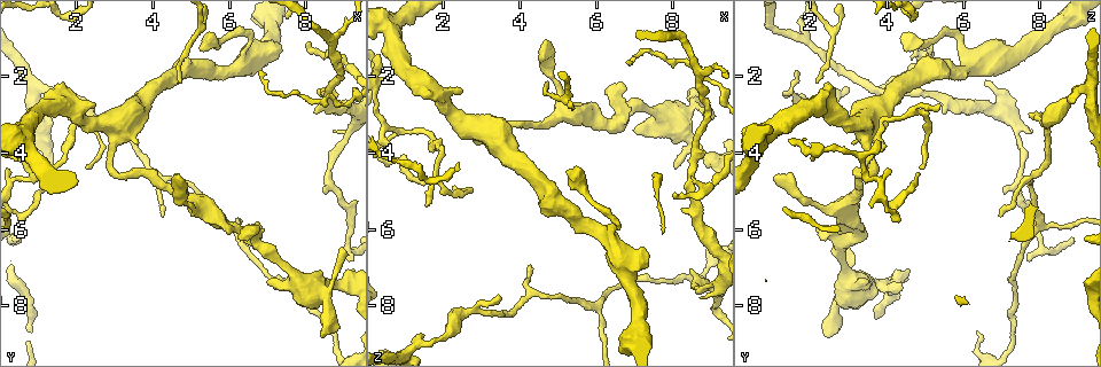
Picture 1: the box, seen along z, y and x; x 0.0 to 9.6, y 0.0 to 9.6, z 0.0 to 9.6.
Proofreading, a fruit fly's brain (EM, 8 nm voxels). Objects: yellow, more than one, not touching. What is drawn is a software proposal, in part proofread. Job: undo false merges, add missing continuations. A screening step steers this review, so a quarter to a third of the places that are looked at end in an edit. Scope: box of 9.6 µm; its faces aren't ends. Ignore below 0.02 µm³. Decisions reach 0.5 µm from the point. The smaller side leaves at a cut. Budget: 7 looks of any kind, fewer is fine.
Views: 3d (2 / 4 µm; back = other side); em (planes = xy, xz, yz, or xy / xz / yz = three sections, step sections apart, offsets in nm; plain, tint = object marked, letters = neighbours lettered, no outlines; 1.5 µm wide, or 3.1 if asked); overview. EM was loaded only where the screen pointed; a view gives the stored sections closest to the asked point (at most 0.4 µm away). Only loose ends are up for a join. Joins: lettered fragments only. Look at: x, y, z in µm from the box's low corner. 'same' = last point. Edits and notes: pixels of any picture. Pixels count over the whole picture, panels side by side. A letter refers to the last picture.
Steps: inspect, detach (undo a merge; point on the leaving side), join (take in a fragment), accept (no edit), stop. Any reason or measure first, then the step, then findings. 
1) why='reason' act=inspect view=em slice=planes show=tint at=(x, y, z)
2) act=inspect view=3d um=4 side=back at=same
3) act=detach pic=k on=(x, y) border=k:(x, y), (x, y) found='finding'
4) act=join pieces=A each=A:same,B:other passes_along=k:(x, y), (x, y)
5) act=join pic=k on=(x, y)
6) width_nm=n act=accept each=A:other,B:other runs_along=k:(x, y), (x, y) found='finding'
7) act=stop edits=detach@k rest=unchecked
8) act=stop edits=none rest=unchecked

act=inspect view=em slice=planes show=tint at=(8.70, 3.40, 7.80)

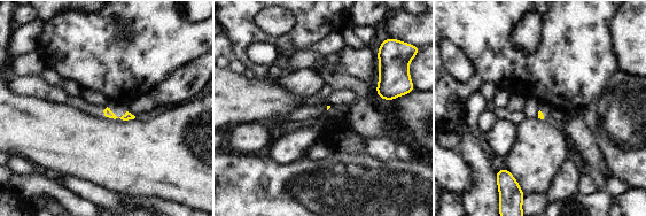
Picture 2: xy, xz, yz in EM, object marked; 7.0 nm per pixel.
why='see the neighbours' act=inspect view=em slice=planes show=letters at=same

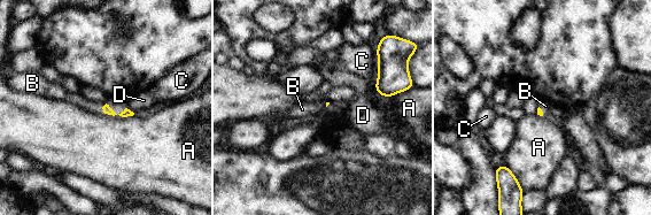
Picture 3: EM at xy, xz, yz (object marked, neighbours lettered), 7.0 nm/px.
act=join pieces=B each=A:other,B:same,C:other,D:other passes_along=3:(107, 109), (113, 115), (117, 106) found='it goes on there'

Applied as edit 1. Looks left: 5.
why='see it whole again' act=inspect view=overview

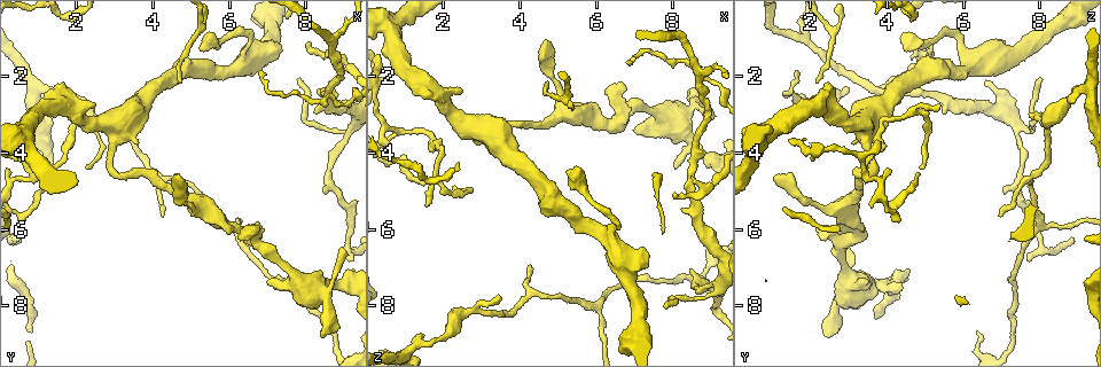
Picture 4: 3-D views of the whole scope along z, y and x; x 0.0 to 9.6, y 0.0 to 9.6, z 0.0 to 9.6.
why='thick turns thin' act=inspect view=3d um=2 at=(4.65, 5.10, 3.20)

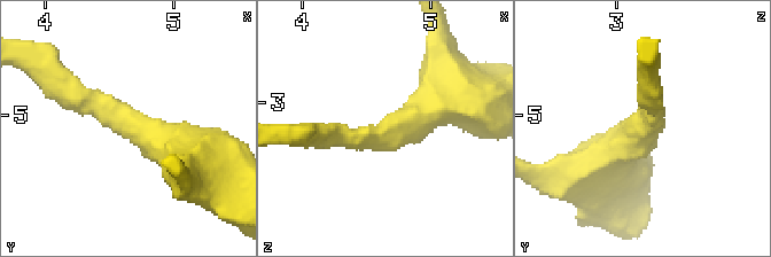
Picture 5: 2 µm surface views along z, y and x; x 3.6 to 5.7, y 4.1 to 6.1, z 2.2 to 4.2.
act=inspect view=em slice=yz step=8 show=tint at=(4.62, 5.06, 3.24)

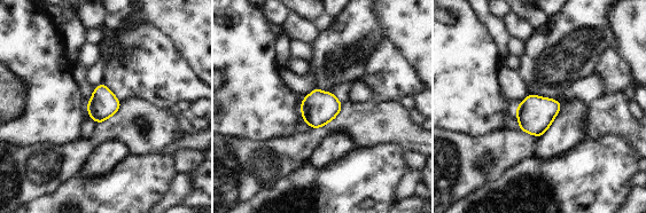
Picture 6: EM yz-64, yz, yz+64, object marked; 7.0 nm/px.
act=inspect view=em slice=yz step=8 show=letters at=same

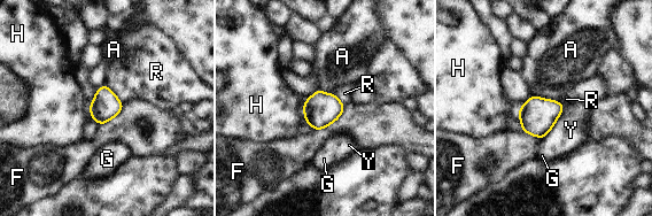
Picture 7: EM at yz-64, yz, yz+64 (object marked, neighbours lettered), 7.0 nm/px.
act=accept each=A:other,F:other,G:other,H:other,R:other,Y:other border=7:(344, 107), (336, 120), (315, 131) found='one cell here'

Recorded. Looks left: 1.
why='tapers out' act=inspect view=em slice=planes show=letters at=(8.45, 1.55, 4.70)

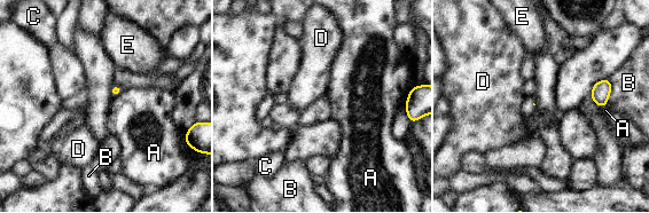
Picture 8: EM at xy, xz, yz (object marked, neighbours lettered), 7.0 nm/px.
act=accept each=A:other,B:other,C:other,D:other,E:other border=8:(123, 91), (114, 97) found='none of them fits'

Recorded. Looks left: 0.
act=stop edits=join@3 rest=unchecked

